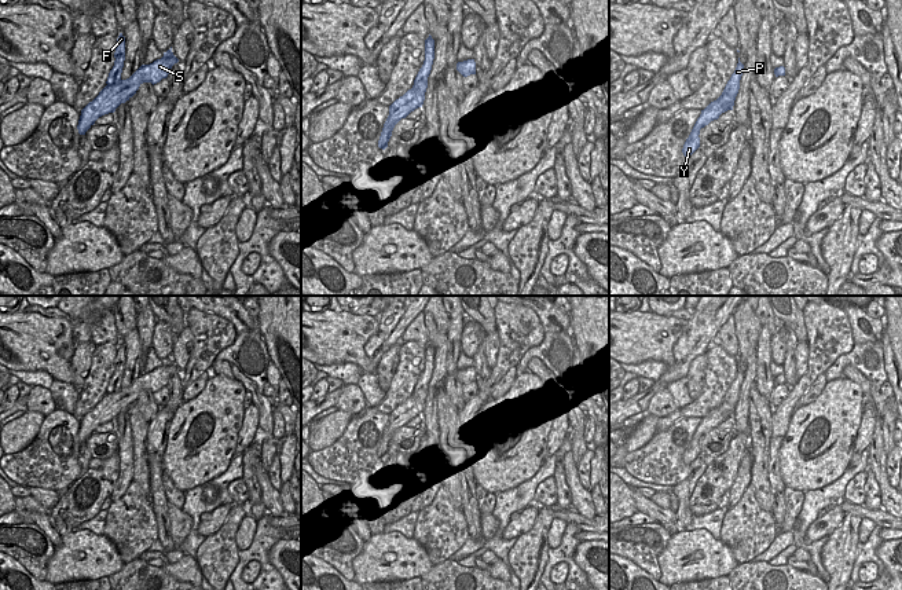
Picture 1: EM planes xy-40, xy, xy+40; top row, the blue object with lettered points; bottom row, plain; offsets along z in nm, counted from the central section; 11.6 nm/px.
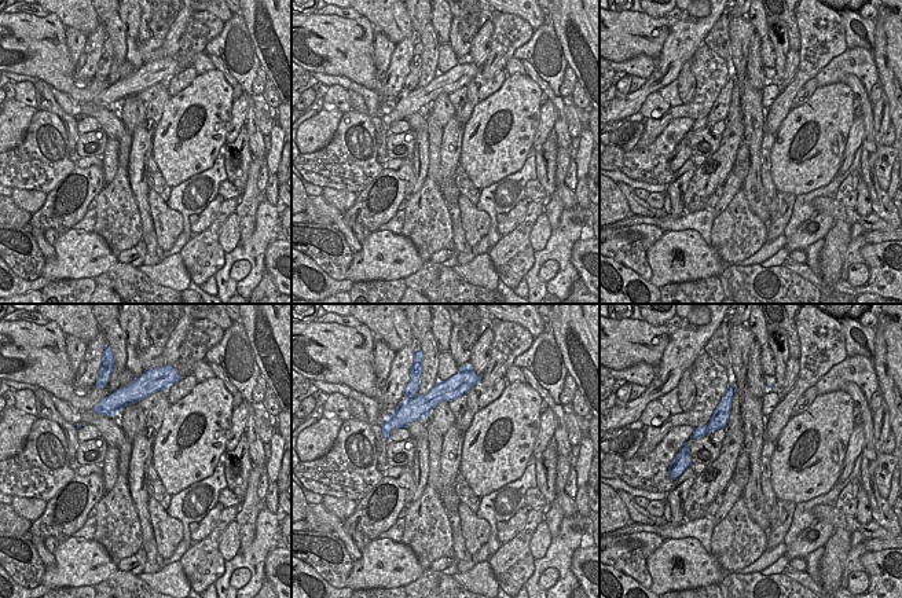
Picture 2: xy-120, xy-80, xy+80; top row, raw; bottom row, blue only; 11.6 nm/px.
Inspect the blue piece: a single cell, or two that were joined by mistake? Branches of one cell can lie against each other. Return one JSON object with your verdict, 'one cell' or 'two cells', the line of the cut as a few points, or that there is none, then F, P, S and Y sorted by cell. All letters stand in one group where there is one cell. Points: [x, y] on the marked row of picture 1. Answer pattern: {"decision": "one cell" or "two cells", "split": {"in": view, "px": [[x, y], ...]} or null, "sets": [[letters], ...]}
{"decision": "two cells", "split": {"in": "xy+40", "px": [[722, 92], [723, 112]]}, "sets": [["F", "P"], ["S", "Y"]]}

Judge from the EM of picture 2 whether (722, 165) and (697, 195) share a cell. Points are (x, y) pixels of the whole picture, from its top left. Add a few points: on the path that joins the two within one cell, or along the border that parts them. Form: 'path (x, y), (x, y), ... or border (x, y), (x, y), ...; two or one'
path (715, 172), (700, 189); one

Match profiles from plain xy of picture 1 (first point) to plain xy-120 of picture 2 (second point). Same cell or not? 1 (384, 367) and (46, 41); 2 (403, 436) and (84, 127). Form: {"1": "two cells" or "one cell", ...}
{"1": "two cells", "2": "two cells"}

